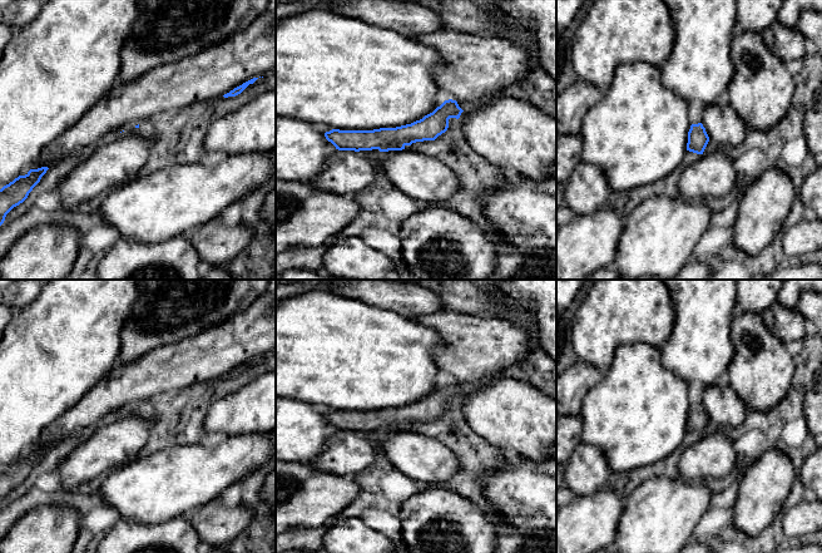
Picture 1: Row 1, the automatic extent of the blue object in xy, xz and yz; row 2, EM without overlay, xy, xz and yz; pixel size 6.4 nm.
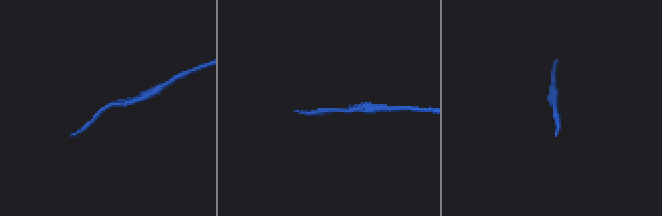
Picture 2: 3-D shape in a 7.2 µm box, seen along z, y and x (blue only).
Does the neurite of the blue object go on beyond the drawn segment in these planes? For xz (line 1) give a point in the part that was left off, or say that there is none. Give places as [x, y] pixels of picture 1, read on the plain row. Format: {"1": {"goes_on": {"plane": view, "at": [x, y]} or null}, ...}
{"1": {"goes_on": null}}

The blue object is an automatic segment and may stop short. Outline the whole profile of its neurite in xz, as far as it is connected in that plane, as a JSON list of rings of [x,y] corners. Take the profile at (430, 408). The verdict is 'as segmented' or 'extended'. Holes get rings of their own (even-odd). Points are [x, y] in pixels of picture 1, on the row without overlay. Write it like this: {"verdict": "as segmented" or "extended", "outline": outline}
{"verdict": "as segmented", "outline": [[[445,381],[432,394],[411,405],[373,411],[332,410],[325,418],[338,431],[402,431],[416,423],[435,421],[449,409],[449,400],[459,400],[464,391],[456,381]]]}

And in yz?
{"verdict": "as segmented", "outline": [[[702,404],[692,405],[688,413],[687,431],[697,435],[703,435],[708,423],[709,418],[703,405]]]}

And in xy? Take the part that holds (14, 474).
{"verdict": "as segmented", "outline": [[[48,448],[30,450],[25,456],[19,456],[0,470],[0,507],[6,495],[28,479],[48,450]]]}

